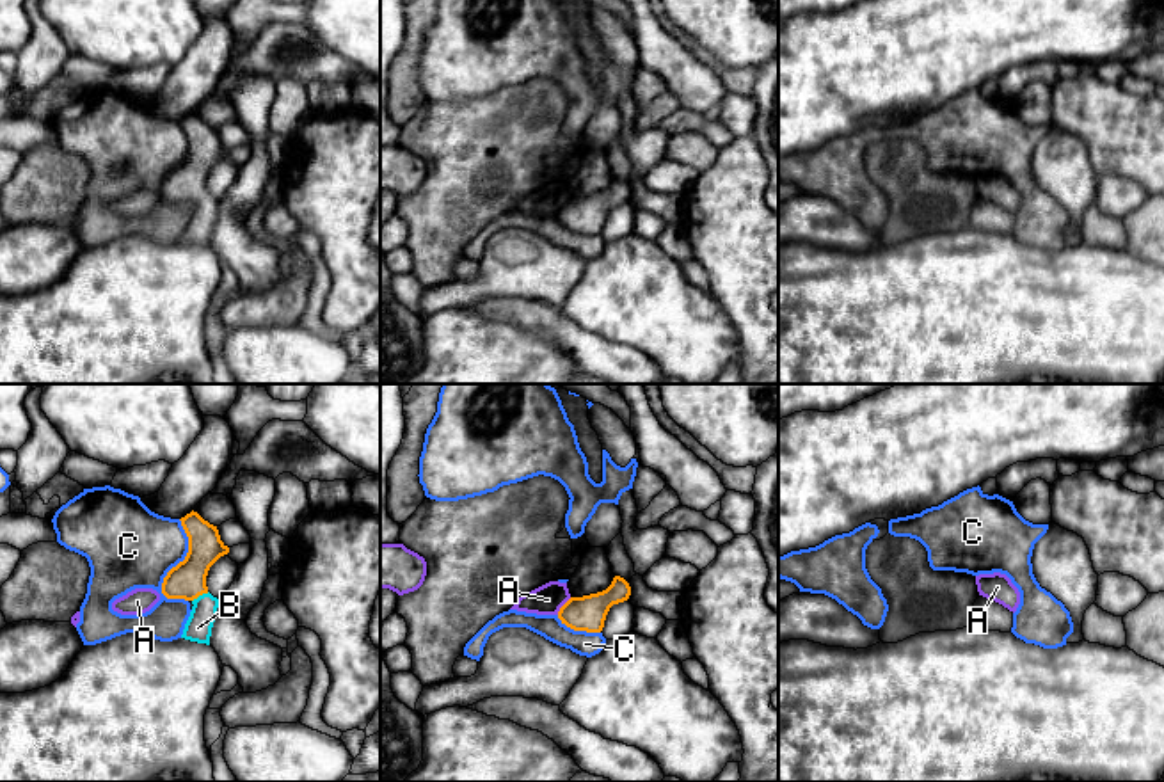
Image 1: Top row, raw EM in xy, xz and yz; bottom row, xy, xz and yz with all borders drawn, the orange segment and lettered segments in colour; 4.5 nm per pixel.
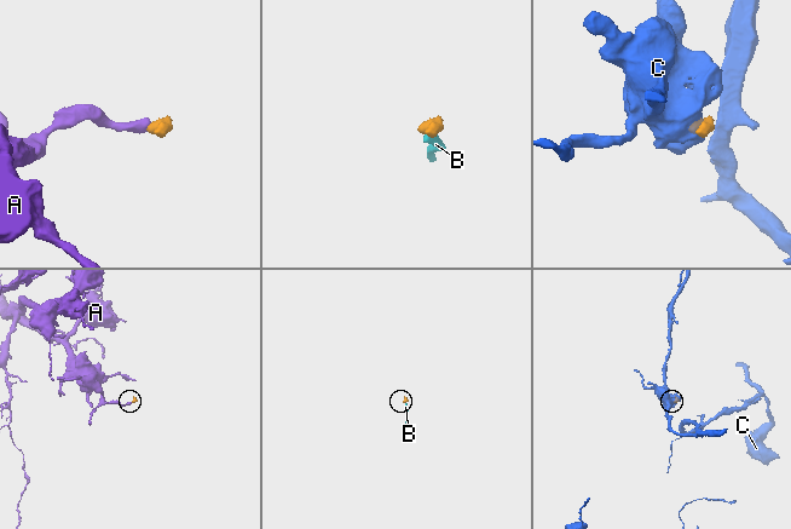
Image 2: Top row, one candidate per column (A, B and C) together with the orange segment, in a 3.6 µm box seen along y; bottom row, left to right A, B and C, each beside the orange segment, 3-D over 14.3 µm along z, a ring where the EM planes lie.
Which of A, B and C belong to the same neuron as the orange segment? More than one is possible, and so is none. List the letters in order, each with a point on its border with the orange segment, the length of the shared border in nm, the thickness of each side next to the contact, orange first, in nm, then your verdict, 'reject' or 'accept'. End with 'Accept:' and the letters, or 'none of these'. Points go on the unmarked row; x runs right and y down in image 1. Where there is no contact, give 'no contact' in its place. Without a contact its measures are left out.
A: contact xz (562, 208); length 100 nm; calibres 160 and 140 nm; reject
B: contact xy (199, 196); length 90 nm; calibres 170 and 120 nm; accept
C: contact xy (173, 169); length 380 nm; calibres 170 and 380 nm; reject
Accept: B

